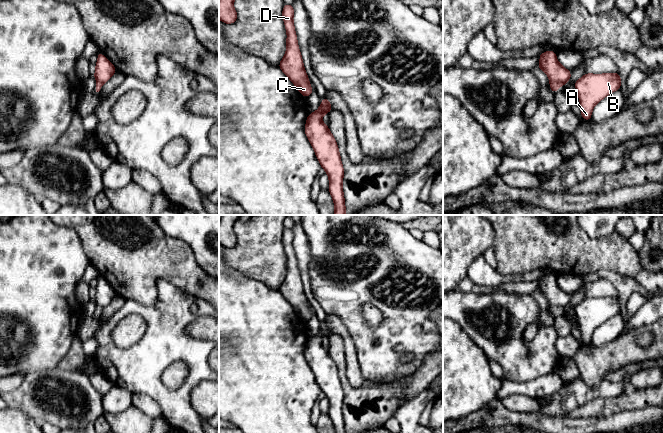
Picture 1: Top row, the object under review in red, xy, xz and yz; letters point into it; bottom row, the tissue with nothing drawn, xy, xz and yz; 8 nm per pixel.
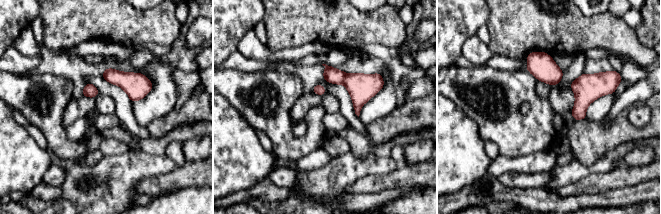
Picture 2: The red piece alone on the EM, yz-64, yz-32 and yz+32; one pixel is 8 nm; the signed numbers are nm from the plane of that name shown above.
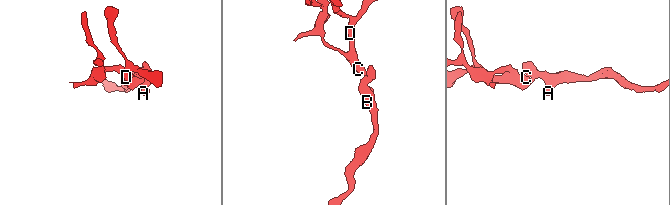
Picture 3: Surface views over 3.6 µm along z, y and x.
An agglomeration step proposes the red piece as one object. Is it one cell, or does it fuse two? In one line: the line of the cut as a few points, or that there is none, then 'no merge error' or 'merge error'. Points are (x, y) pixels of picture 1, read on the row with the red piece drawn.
cut yz (550, 83), (559, 85); merge error

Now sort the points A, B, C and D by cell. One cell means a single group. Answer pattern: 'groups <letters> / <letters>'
groups A B / C D

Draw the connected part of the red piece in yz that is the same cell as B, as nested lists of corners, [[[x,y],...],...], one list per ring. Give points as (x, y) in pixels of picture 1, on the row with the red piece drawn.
[[[586,73],[574,84],[581,105],[581,116],[591,120],[594,106],[607,95],[621,88],[619,73],[590,74]]]

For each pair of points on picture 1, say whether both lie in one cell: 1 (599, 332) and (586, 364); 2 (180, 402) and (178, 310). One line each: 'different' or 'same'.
1: different
2: same

